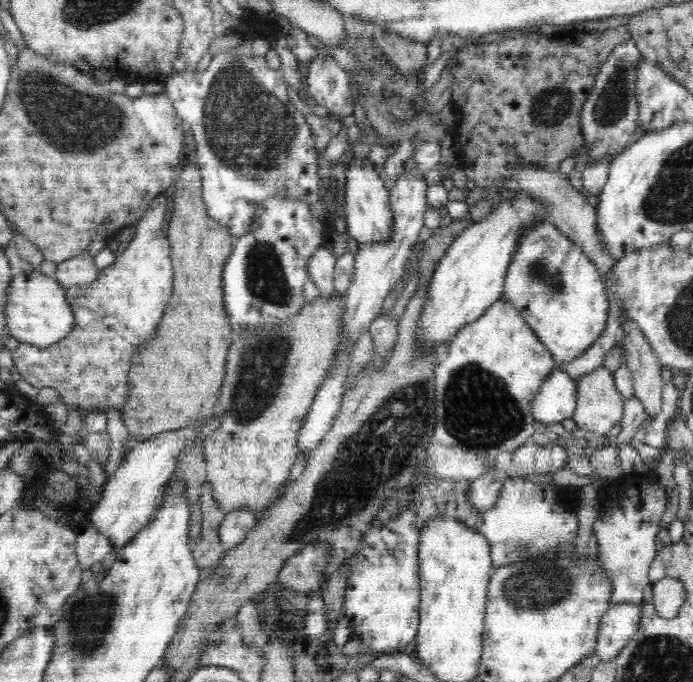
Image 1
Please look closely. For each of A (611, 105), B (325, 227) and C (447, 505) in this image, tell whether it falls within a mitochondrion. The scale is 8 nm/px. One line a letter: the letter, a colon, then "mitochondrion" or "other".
A: mitochondrion
B: other
C: other

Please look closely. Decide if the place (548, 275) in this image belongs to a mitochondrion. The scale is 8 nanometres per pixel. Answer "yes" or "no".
yes

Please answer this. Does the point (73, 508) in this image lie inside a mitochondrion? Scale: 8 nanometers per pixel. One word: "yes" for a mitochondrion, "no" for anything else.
no

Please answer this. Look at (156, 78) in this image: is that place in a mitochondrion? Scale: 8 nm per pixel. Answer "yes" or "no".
no

